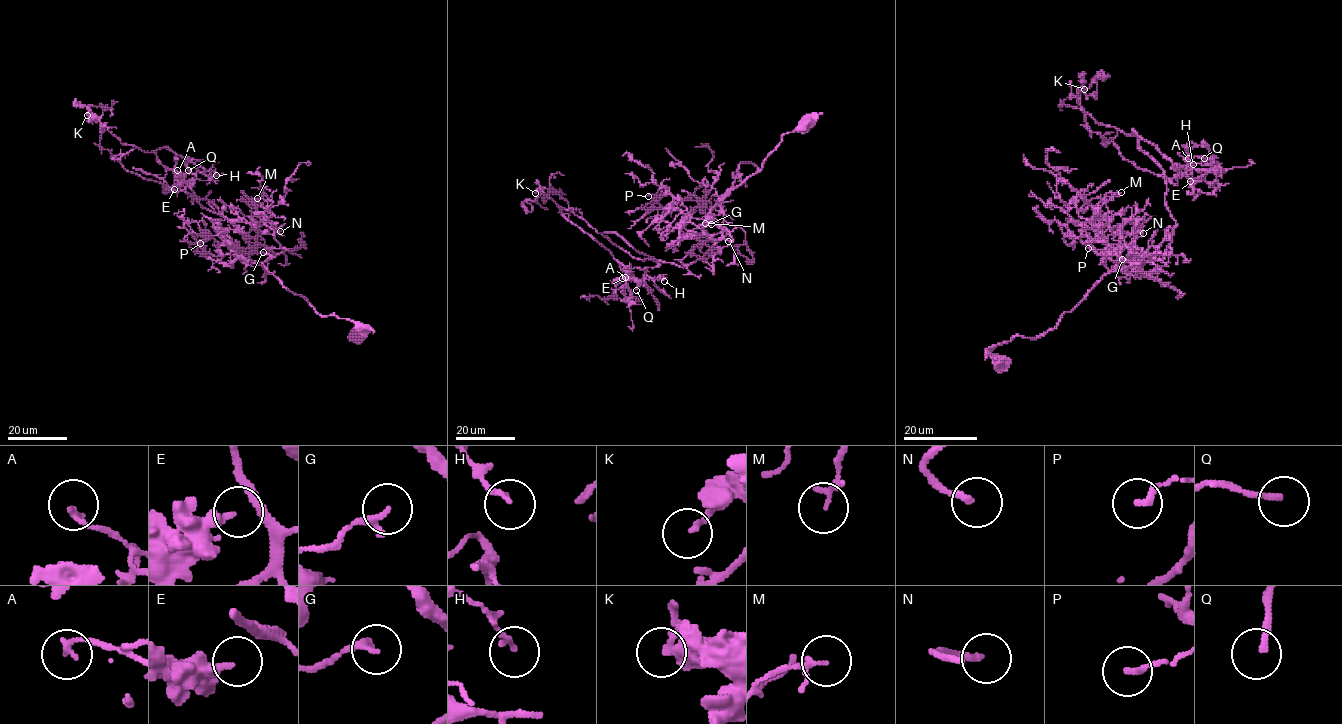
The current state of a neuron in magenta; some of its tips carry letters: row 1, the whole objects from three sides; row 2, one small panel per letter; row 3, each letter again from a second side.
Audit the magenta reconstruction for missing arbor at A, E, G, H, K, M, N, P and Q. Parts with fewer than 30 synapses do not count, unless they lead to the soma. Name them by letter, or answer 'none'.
Q

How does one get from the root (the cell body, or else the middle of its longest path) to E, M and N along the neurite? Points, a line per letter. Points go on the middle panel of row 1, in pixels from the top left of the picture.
E: (803, 124), (711, 209), (723, 235), (702, 258), (640, 260), (604, 232), (659, 264), (622, 278)
M: (803, 124), (803, 117), (782, 136), (762, 168), (711, 209), (712, 220), (732, 241), (718, 204), (705, 223)
N: (803, 124), (803, 117), (762, 168), (711, 209), (728, 241)

